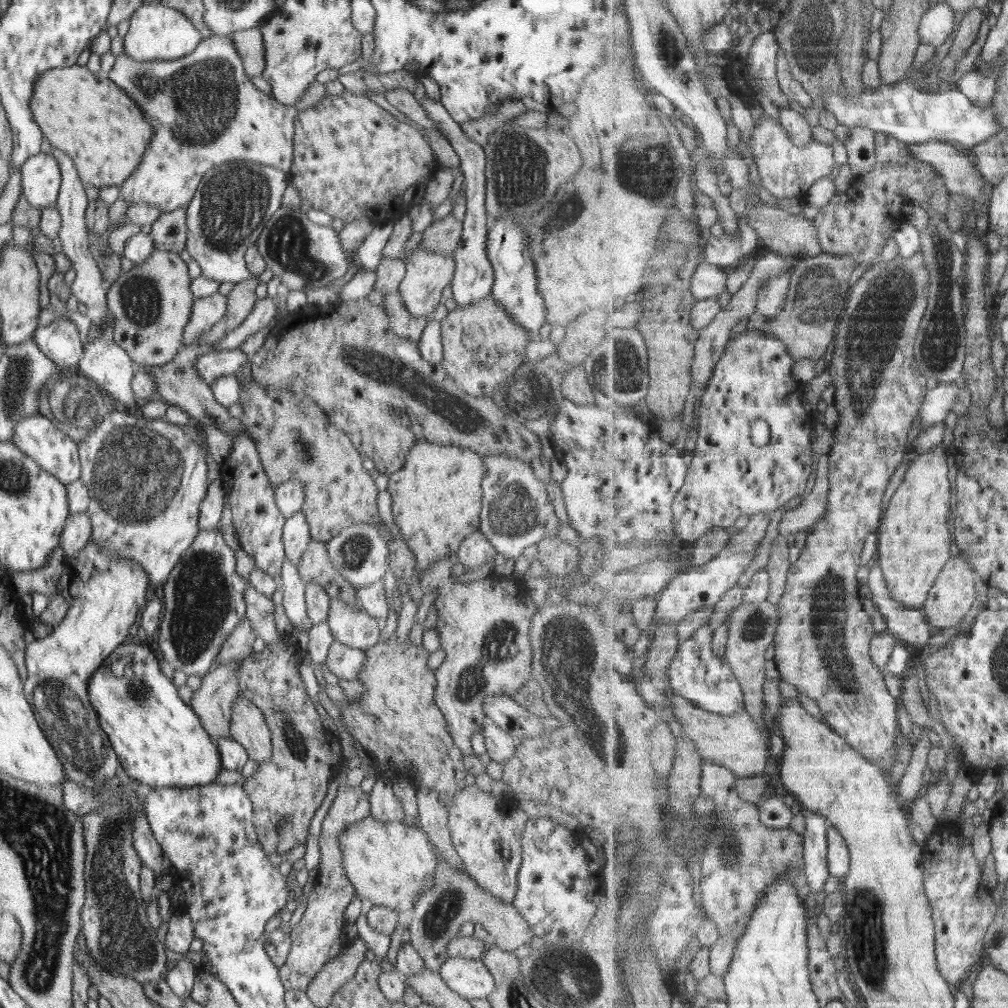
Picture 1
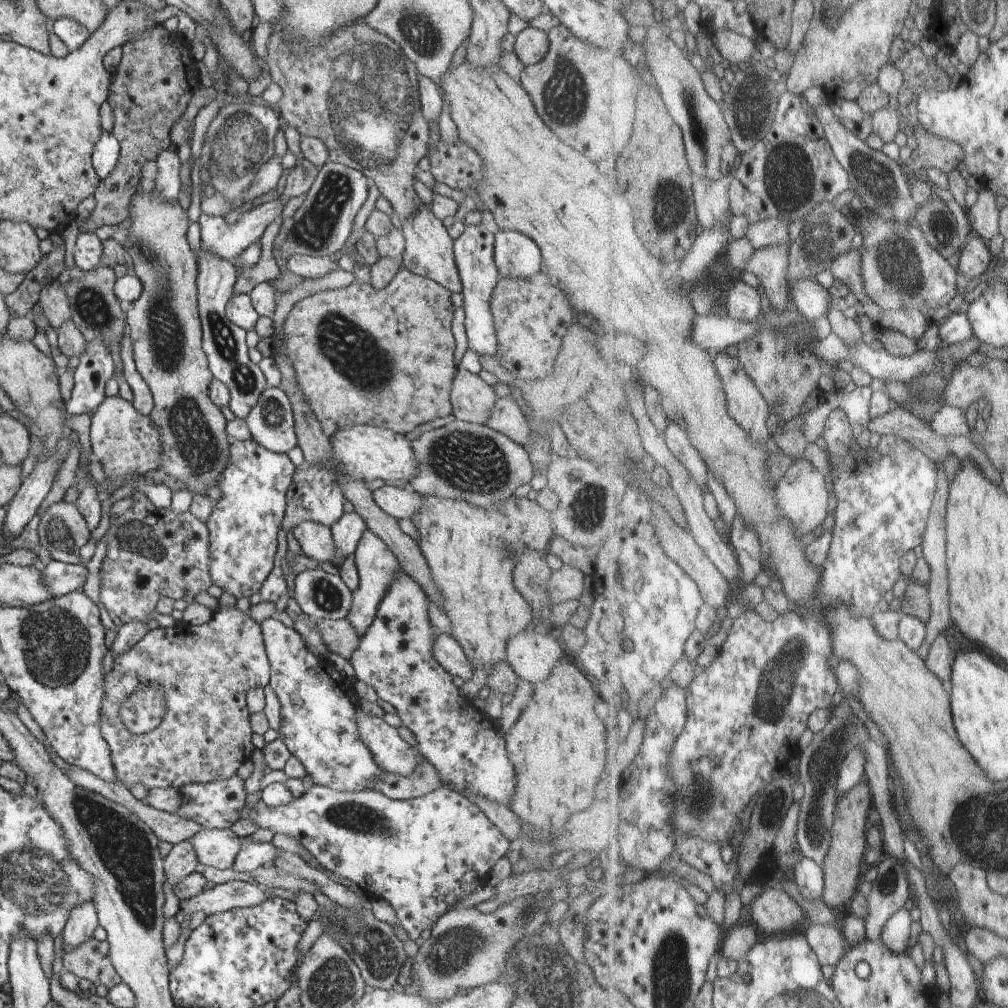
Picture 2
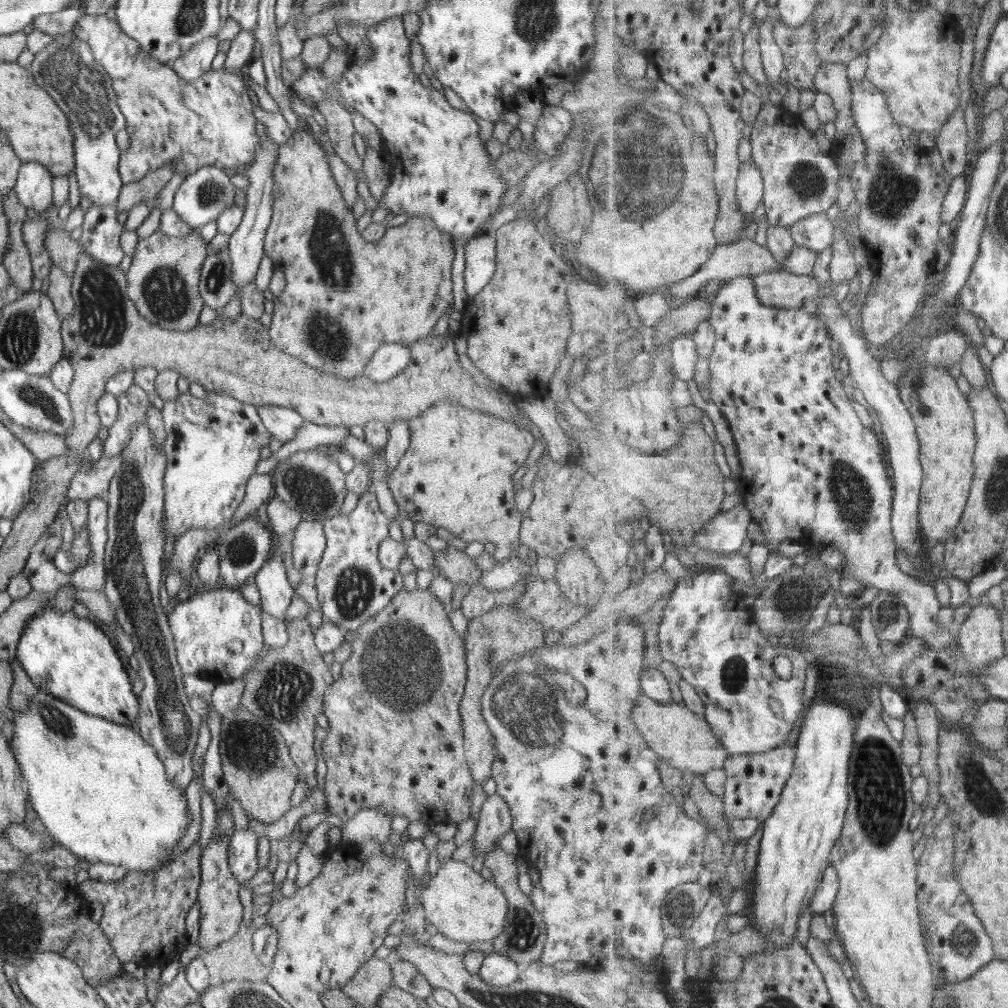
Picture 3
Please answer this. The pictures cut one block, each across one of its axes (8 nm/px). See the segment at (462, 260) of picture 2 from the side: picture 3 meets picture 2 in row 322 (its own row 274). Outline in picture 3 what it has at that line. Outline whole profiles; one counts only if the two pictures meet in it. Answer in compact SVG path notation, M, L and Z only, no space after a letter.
M480 234L465 245L465 291L469 298L478 294L493 278L496 269L497 240Z

